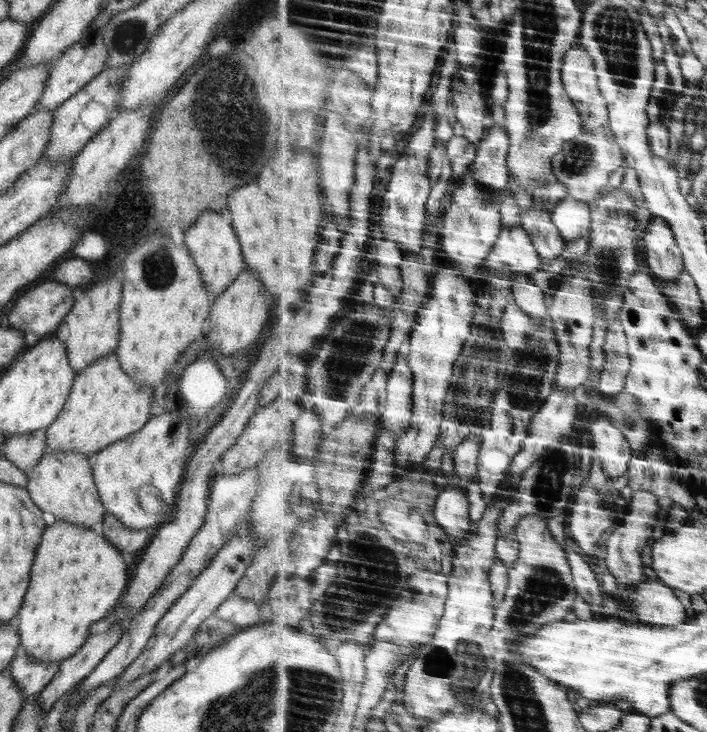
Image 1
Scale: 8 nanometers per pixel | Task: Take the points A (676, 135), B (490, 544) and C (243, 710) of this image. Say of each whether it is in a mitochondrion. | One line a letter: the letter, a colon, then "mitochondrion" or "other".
A: other
B: other
C: mitochondrion

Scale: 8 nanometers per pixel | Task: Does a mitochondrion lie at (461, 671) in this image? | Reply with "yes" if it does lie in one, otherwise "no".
yes

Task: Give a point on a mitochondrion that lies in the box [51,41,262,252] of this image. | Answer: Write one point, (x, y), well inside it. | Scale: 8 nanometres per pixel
(225, 106)

